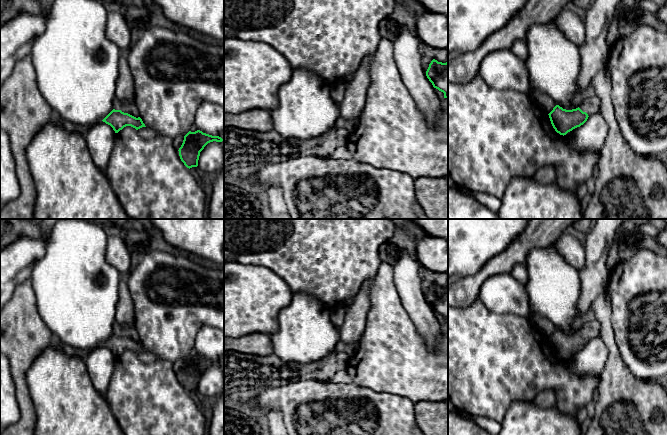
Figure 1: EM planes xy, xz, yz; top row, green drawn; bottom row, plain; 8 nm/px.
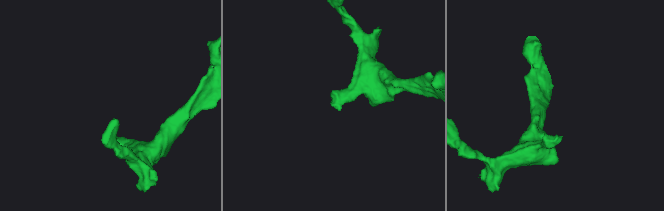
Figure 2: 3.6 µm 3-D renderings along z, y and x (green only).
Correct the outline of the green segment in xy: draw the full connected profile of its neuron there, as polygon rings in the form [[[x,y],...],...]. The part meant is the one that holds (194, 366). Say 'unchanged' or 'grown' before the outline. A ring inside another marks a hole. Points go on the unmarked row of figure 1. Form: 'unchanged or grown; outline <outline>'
unchanged; outline [[[200,354],[195,356],[189,355],[185,360],[181,371],[179,372],[179,380],[181,385],[187,392],[197,391],[200,376],[210,366],[222,366],[219,360],[212,360],[203,357]]]

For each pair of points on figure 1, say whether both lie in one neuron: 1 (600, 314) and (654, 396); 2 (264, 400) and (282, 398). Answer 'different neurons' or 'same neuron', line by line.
1: same neuron
2: same neuron

